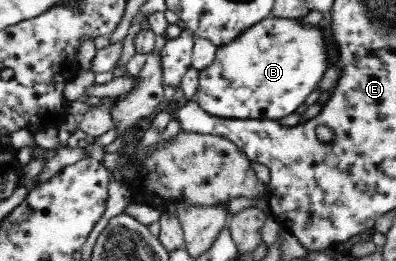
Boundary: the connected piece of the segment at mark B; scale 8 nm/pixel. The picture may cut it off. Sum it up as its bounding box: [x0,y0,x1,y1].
[196,17,335,120]

